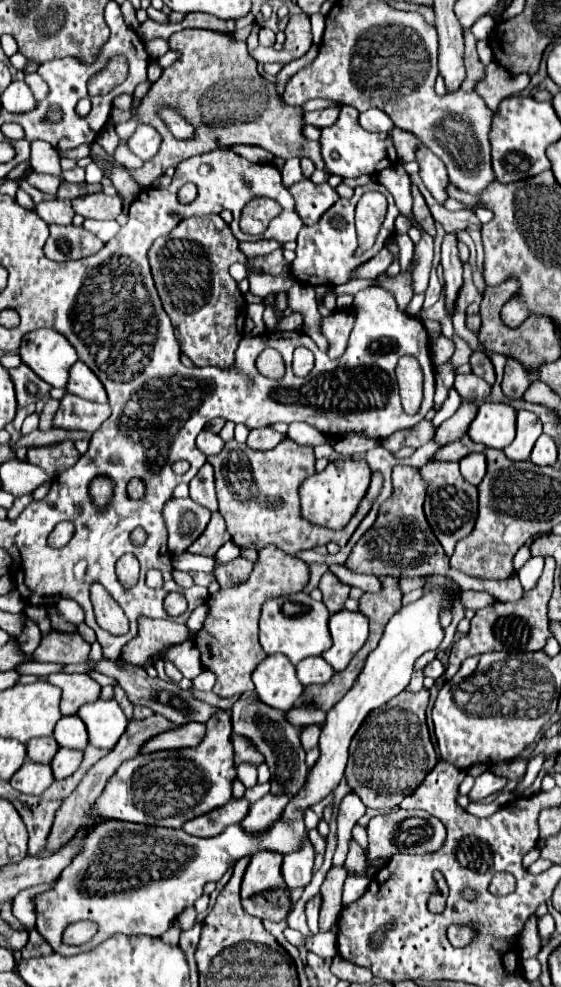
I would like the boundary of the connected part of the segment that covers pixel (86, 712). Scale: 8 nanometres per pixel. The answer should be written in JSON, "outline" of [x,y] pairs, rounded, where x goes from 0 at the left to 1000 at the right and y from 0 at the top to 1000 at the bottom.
{"outline":[[[176,707],[169,711],[148,713],[137,719],[137,725],[155,738],[159,754],[169,758],[198,760],[226,738],[226,727],[205,709]]]}

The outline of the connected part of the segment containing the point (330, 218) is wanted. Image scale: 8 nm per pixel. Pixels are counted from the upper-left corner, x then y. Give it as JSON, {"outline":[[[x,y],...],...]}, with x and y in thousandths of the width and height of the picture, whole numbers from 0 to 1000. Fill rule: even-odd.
{"outline":[[[658,184],[651,188],[640,188],[633,190],[633,199],[626,203],[615,203],[615,201],[604,201],[579,217],[576,217],[576,223],[569,223],[569,227],[561,229],[540,229],[537,235],[533,235],[533,241],[529,241],[529,261],[526,265],[519,267],[519,278],[537,286],[537,288],[551,288],[551,290],[608,290],[608,288],[619,288],[629,284],[626,276],[633,272],[640,272],[643,267],[651,267],[654,263],[661,263],[683,249],[693,241],[704,239],[704,221],[711,219],[711,213],[701,205],[701,199],[693,197],[693,193],[686,188],[679,188],[676,184]],[[654,193],[672,193],[679,197],[690,199],[693,203],[693,213],[690,213],[690,221],[683,225],[683,235],[676,235],[668,247],[643,259],[643,261],[633,261],[629,255],[636,253],[640,245],[636,245],[636,235],[633,235],[633,207],[636,203],[643,201],[647,195]]]}

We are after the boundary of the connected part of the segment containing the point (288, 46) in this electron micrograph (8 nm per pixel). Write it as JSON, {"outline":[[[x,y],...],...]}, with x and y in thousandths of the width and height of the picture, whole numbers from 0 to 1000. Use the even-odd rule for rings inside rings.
{"outline":[[[533,14],[533,16],[522,16],[512,24],[512,30],[508,30],[508,45],[504,45],[504,51],[490,51],[490,49],[469,49],[469,47],[458,47],[455,51],[447,51],[447,59],[465,63],[465,65],[476,65],[476,63],[519,63],[519,61],[529,61],[537,57],[547,55],[547,51],[554,49],[554,24],[551,24],[551,16],[547,14]]]}

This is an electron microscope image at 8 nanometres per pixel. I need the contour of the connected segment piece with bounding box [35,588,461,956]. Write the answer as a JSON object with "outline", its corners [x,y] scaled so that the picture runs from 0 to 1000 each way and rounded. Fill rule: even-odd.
{"outline":[[[768,598],[758,600],[743,610],[718,614],[686,634],[686,642],[676,650],[676,655],[658,663],[636,691],[629,693],[629,697],[583,721],[583,729],[572,738],[572,746],[569,746],[569,760],[572,766],[569,770],[554,776],[547,790],[540,794],[540,798],[533,800],[533,804],[526,809],[519,809],[519,813],[512,815],[512,819],[504,821],[501,829],[490,831],[472,843],[462,845],[447,845],[440,841],[433,841],[430,835],[415,835],[408,837],[398,845],[383,847],[383,849],[348,849],[337,847],[326,841],[308,841],[308,839],[273,839],[273,837],[255,837],[255,835],[219,835],[219,833],[205,833],[194,831],[191,835],[176,835],[176,839],[169,839],[169,843],[162,843],[162,851],[155,851],[155,859],[148,861],[148,867],[137,867],[105,888],[102,896],[94,902],[70,906],[62,916],[66,916],[66,944],[91,956],[91,960],[112,969],[130,969],[141,965],[155,965],[162,960],[169,960],[173,956],[180,956],[191,948],[201,946],[266,946],[266,948],[287,948],[305,932],[312,932],[330,920],[344,918],[348,912],[362,906],[362,898],[369,894],[383,894],[390,892],[422,871],[437,869],[437,867],[451,867],[465,861],[480,861],[480,863],[497,863],[497,865],[519,865],[529,863],[540,855],[540,851],[547,849],[547,839],[544,839],[544,823],[551,819],[558,819],[561,815],[569,815],[583,804],[594,802],[594,798],[601,798],[601,794],[611,788],[615,776],[619,776],[619,768],[622,768],[622,754],[633,746],[633,742],[640,740],[643,732],[651,729],[651,725],[683,715],[686,711],[693,711],[701,705],[708,705],[711,701],[718,701],[733,689],[733,681],[736,681],[736,673],[740,669],[758,663],[761,659],[779,659],[786,648],[790,648],[790,636],[783,632],[783,624],[790,618],[804,618],[807,610],[818,608],[822,602],[811,600],[797,600],[797,598]],[[141,932],[162,932],[176,938],[176,944],[152,956],[130,960],[112,956],[112,944],[123,936],[134,936]]]}

